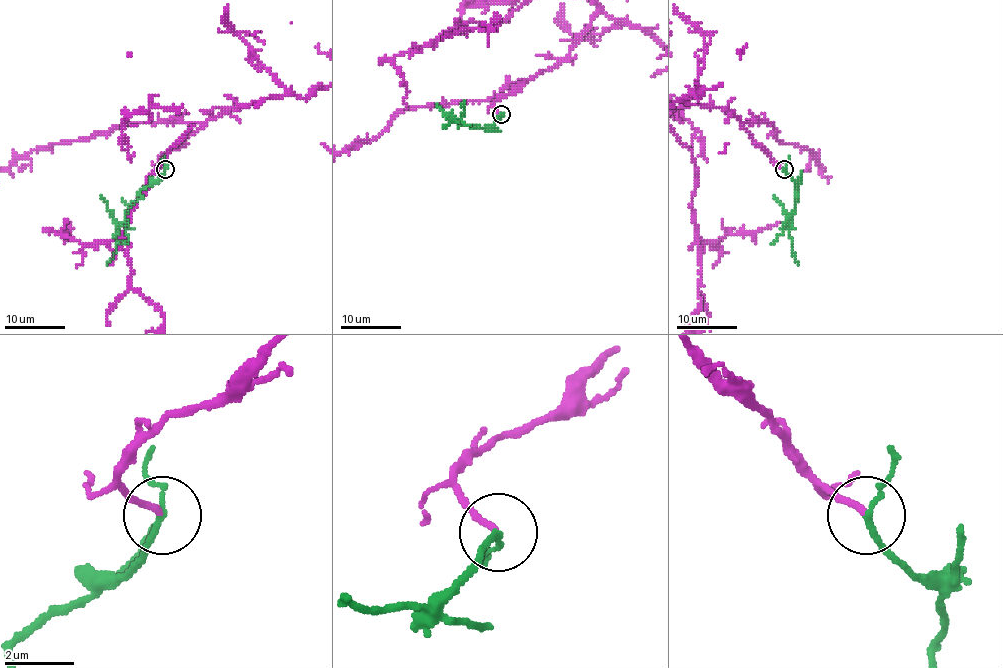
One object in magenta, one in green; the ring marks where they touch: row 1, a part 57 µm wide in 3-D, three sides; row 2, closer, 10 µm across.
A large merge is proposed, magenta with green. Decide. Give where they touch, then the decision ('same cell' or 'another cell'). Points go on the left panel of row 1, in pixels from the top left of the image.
(165, 169) | same cell

